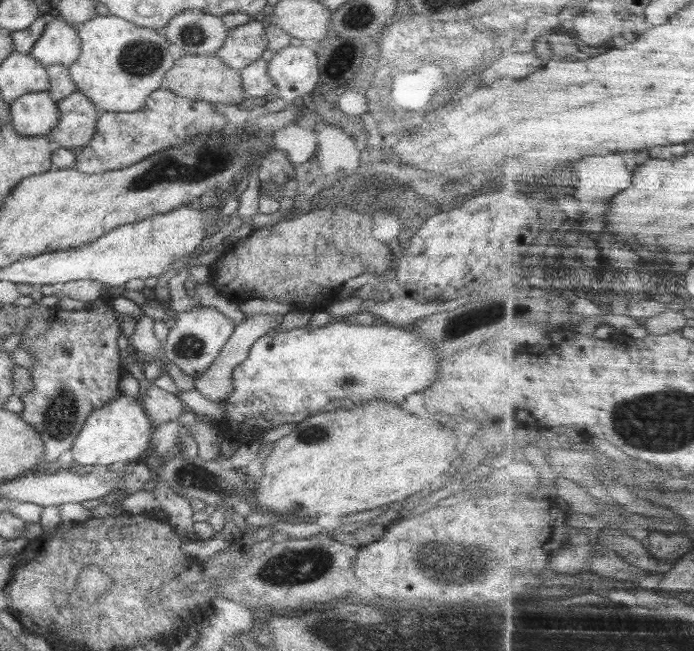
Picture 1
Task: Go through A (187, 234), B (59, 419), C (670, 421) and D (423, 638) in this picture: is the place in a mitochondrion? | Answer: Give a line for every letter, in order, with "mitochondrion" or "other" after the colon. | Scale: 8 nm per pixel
A: other
B: mitochondrion
C: mitochondrion
D: mitochondrion

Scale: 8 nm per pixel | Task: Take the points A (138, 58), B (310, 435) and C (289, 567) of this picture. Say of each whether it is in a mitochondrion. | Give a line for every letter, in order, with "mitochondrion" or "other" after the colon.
A: mitochondrion
B: mitochondrion
C: mitochondrion

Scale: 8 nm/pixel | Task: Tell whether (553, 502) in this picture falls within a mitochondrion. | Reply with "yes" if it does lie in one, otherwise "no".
no

